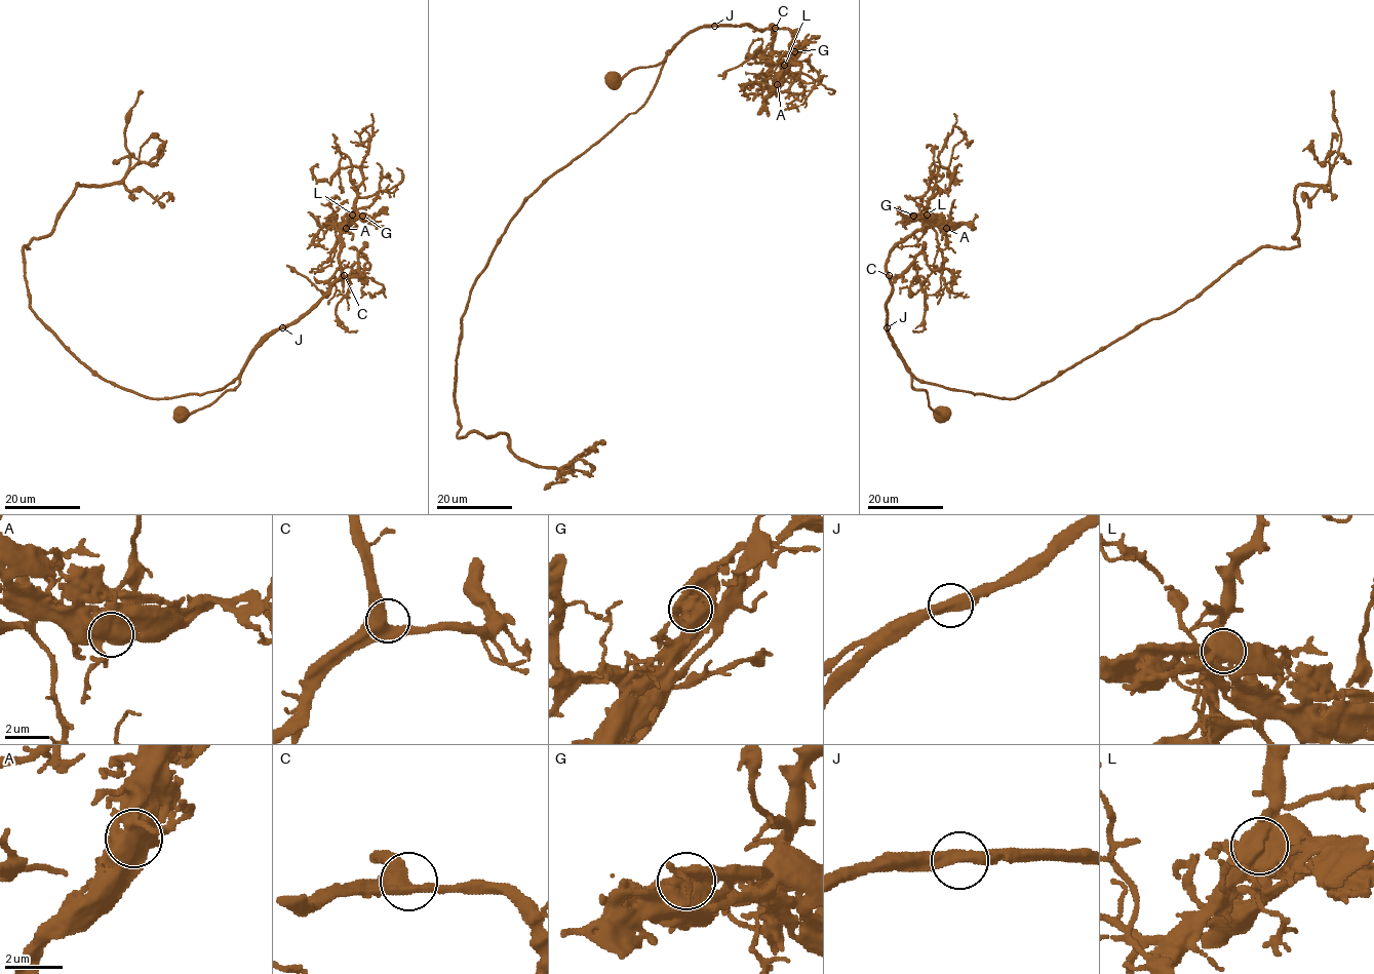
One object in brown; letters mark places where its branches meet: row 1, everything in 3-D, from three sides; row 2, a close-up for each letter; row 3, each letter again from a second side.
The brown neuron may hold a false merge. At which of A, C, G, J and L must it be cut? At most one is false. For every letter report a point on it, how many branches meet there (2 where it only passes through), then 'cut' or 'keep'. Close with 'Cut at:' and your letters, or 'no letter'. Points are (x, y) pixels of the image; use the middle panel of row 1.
A: place (777, 84); branches 2; keep
C: place (775, 28); branches 3; keep
G: place (794, 51); branches 2; keep
J: place (714, 26); branches 2; keep
L: place (784, 65); branches 2; cut
Cut at: L

